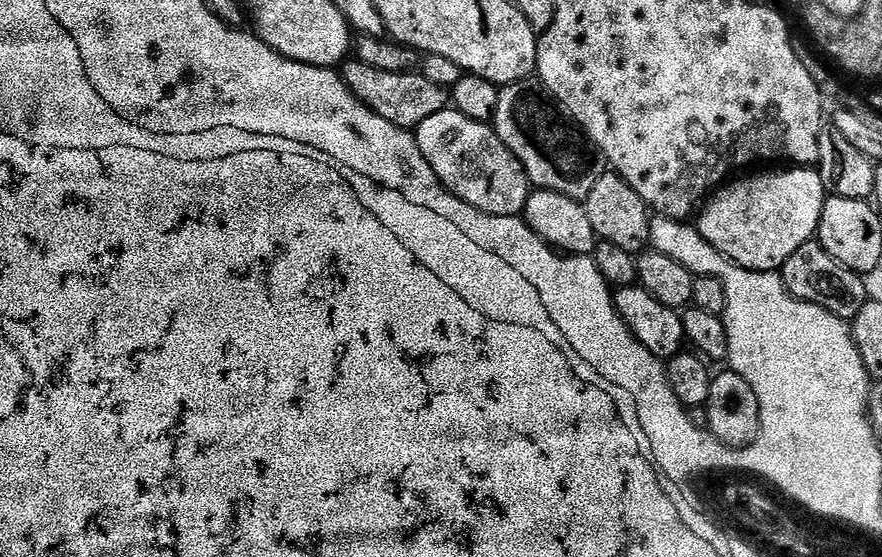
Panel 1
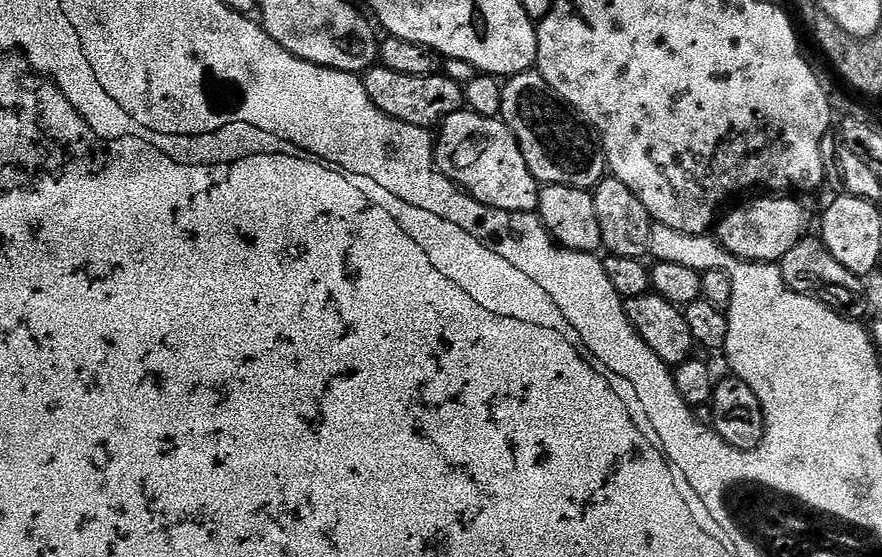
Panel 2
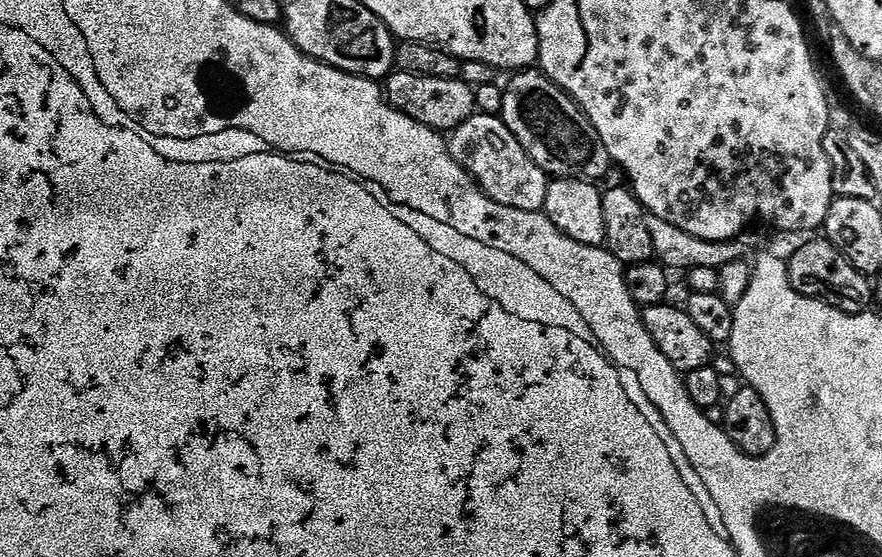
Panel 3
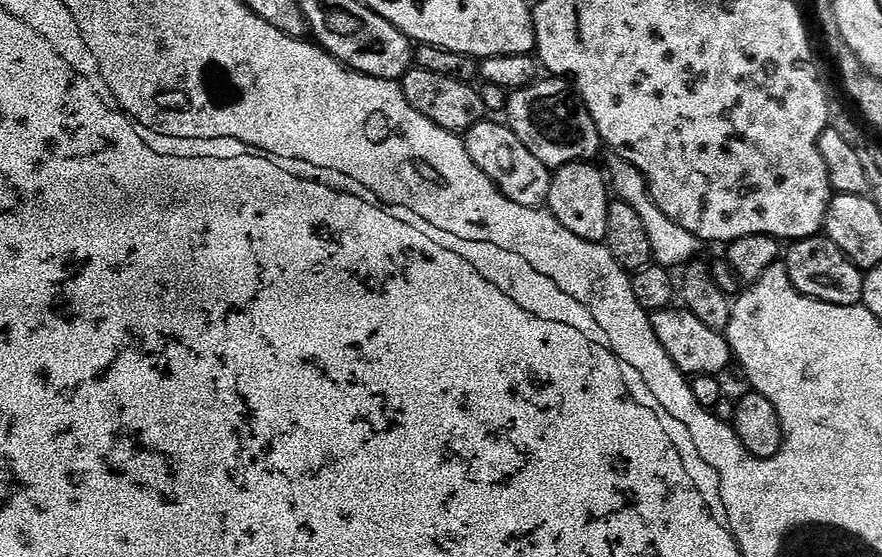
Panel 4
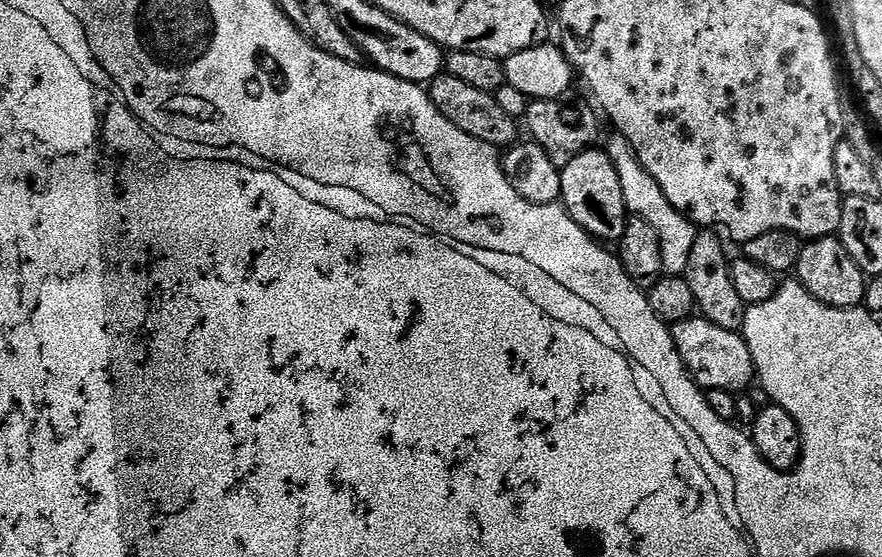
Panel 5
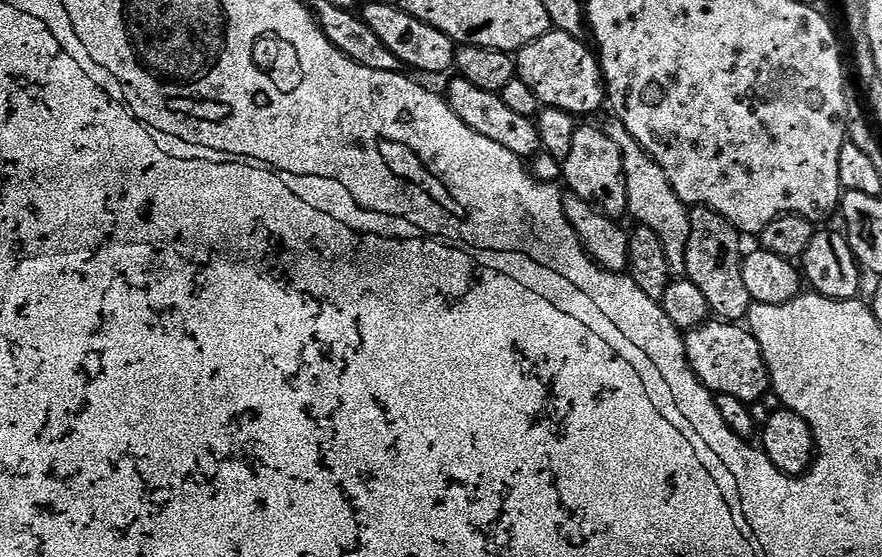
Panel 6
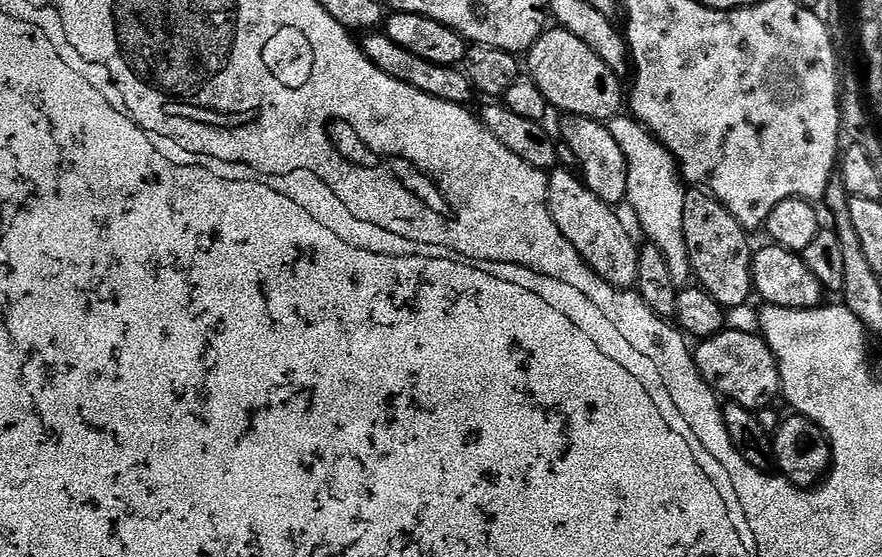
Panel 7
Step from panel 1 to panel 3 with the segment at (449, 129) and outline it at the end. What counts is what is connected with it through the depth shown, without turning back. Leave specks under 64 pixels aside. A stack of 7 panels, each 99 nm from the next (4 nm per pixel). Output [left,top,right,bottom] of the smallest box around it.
[450,116,550,212]

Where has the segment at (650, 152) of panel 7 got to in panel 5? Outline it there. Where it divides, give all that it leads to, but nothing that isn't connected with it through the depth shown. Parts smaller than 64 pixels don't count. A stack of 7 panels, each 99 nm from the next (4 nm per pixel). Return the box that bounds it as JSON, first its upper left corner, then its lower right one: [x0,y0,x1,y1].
[602,131,698,274]

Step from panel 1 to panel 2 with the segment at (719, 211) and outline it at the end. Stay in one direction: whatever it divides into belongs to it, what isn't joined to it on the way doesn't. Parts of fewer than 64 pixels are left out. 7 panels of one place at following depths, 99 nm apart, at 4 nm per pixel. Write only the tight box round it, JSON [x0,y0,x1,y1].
[714,194,808,262]

